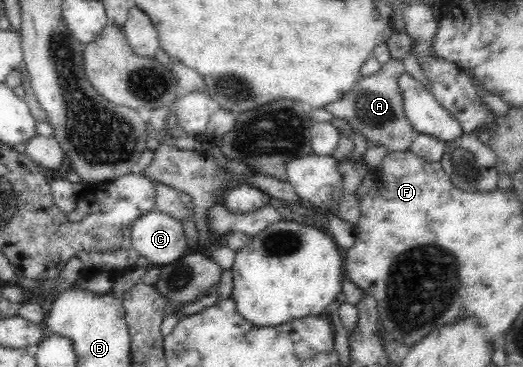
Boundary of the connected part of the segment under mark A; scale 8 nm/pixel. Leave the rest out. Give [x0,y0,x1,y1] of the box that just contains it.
[323,58,418,152]

